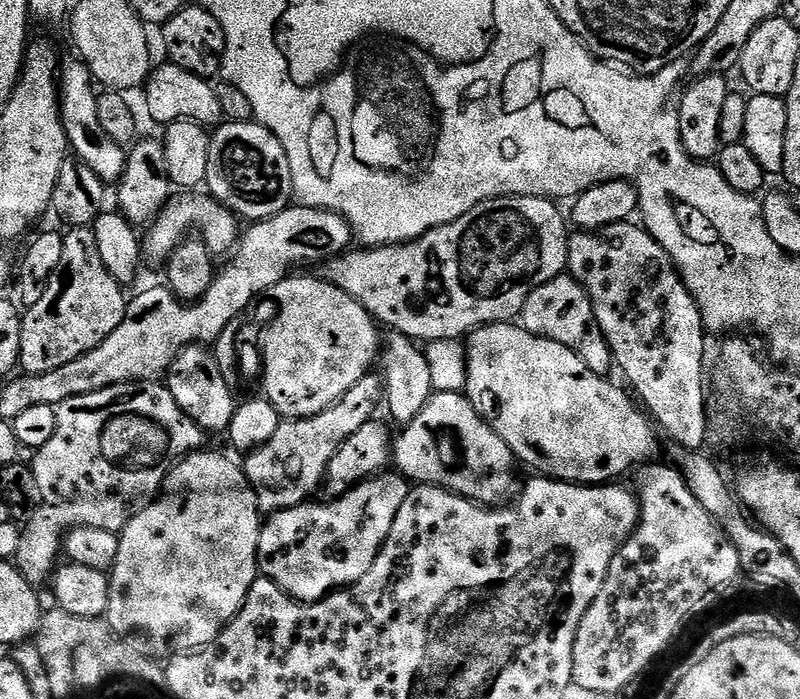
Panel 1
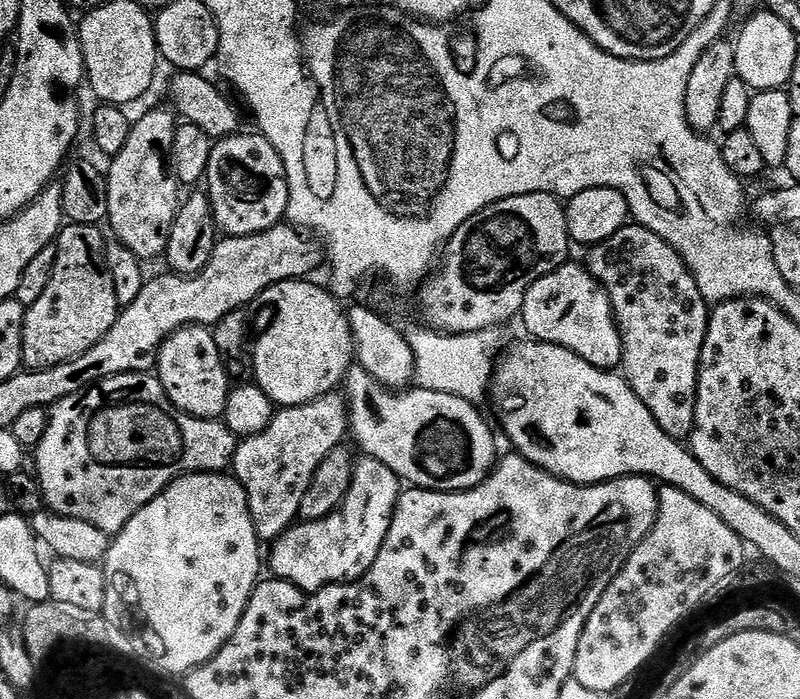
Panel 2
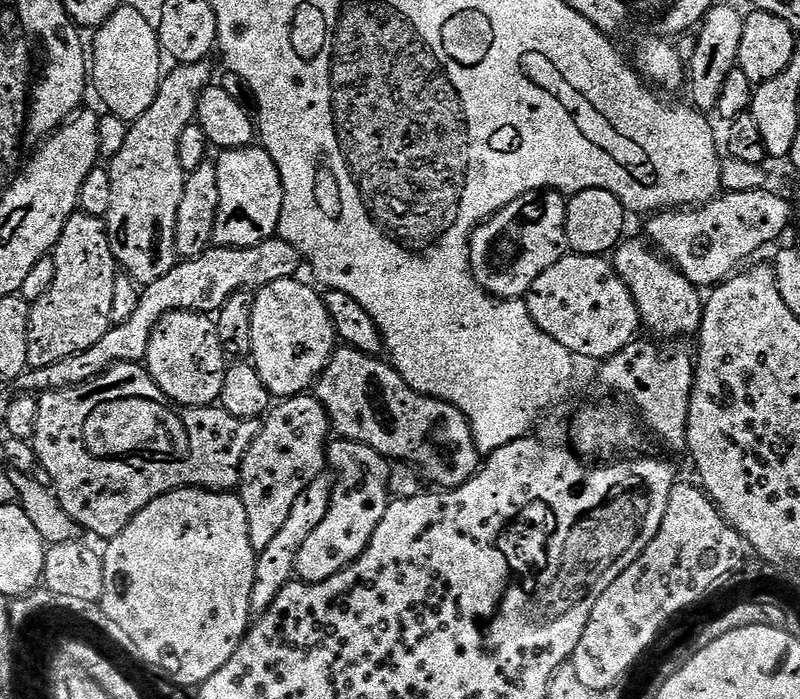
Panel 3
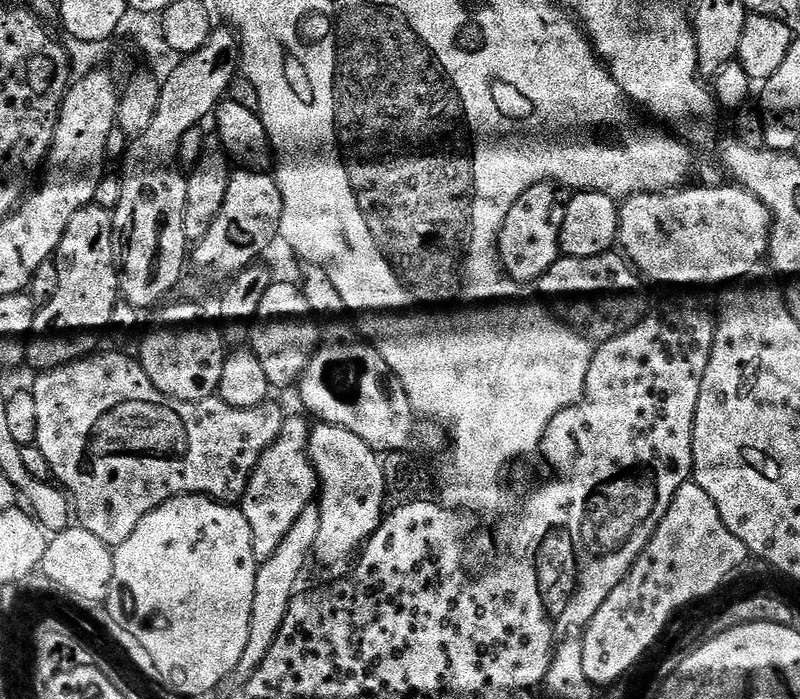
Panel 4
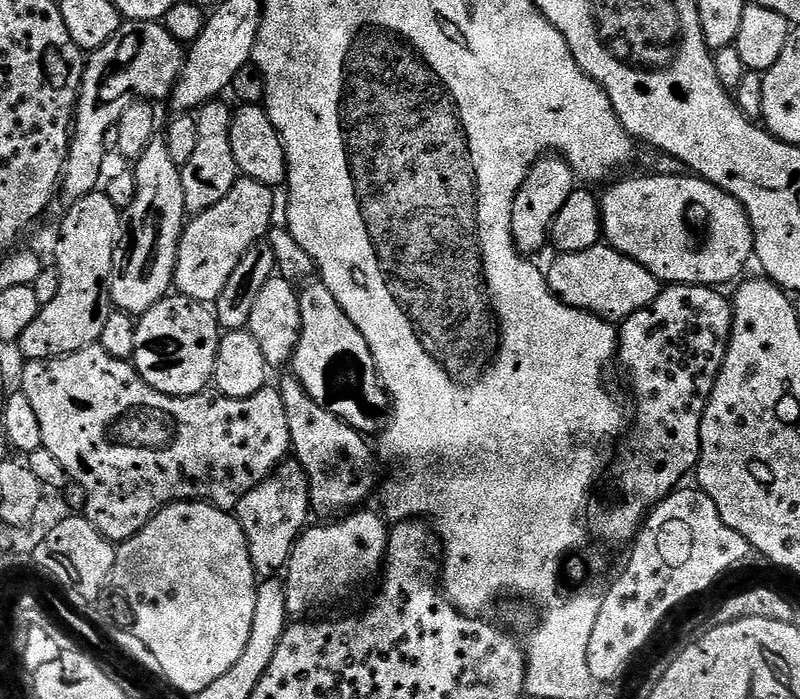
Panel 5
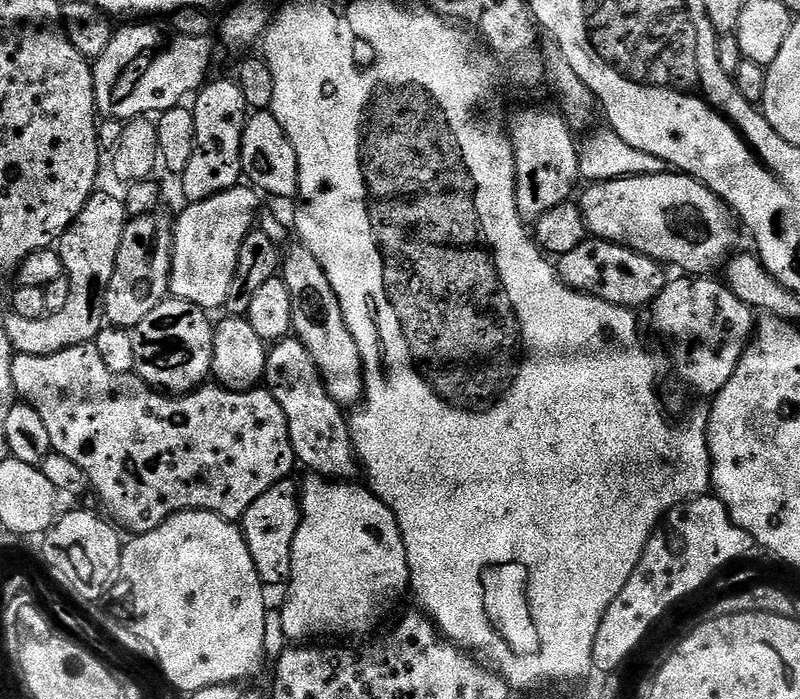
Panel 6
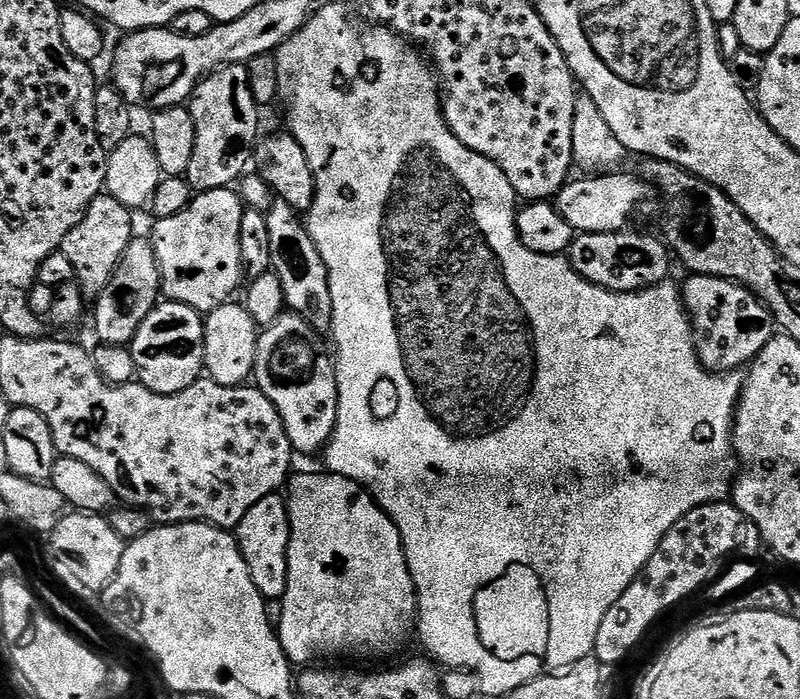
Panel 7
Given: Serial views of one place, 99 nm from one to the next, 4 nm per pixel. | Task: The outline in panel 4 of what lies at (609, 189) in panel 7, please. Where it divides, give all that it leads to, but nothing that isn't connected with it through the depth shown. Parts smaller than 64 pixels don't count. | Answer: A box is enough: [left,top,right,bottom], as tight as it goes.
[616,184,772,286]

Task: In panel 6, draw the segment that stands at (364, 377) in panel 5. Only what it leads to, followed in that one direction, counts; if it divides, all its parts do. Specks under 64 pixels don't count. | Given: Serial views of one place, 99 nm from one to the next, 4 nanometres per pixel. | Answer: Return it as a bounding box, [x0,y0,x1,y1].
[282,242,364,406]

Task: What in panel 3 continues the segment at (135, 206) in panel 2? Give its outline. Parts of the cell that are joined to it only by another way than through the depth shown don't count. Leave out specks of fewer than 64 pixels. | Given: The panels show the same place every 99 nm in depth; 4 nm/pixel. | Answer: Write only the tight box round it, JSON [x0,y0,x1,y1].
[106,62,213,286]

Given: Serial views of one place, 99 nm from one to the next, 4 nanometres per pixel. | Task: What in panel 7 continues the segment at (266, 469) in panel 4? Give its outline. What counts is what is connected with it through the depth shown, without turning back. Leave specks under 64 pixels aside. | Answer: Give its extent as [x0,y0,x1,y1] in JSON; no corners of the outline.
[234,495,290,601]

